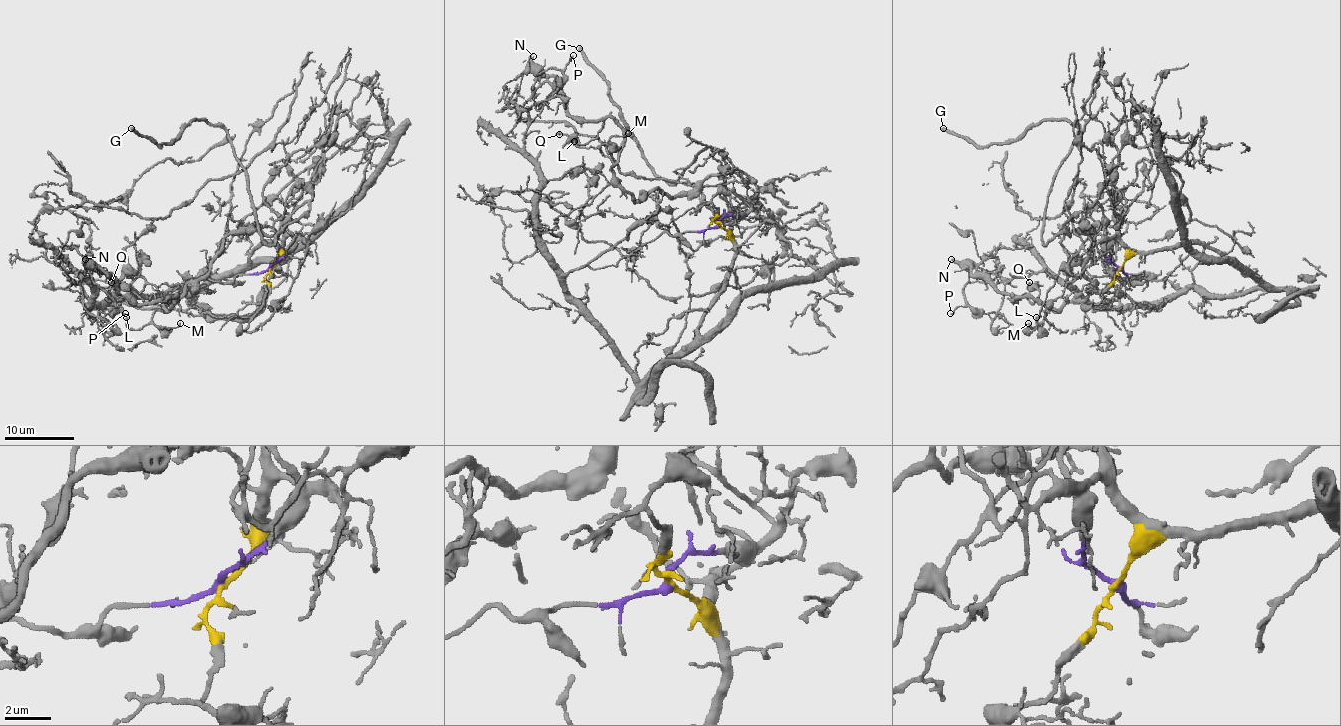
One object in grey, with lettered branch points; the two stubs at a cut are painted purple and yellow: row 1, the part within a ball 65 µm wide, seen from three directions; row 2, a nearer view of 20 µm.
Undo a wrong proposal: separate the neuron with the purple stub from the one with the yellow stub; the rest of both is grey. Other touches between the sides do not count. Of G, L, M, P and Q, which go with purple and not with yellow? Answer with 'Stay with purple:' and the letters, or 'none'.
Stay with purple: G, L, M, P, Q

